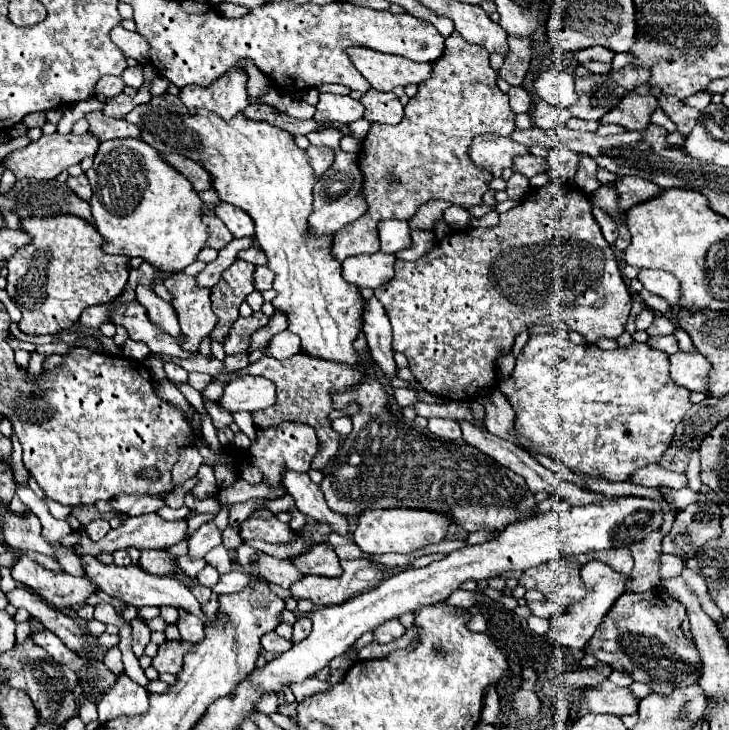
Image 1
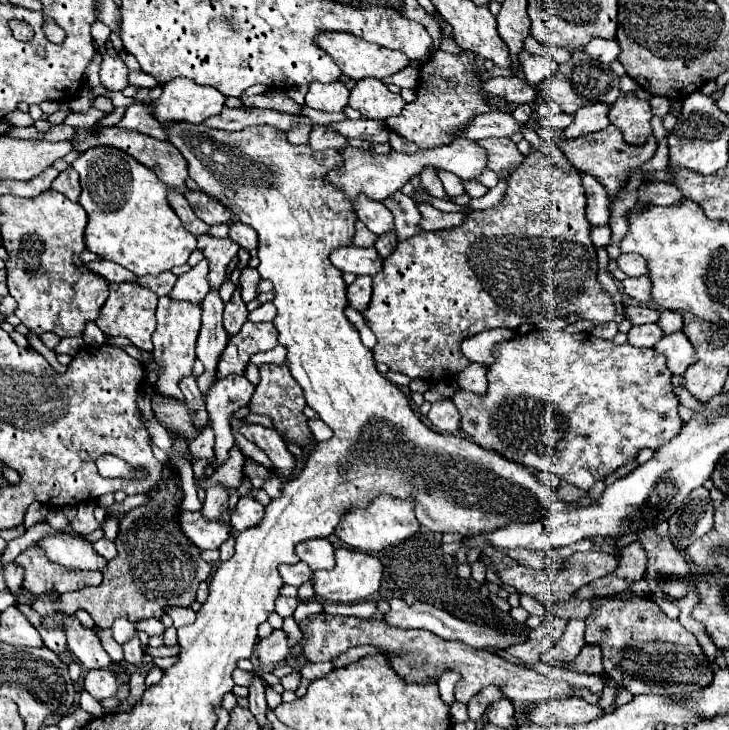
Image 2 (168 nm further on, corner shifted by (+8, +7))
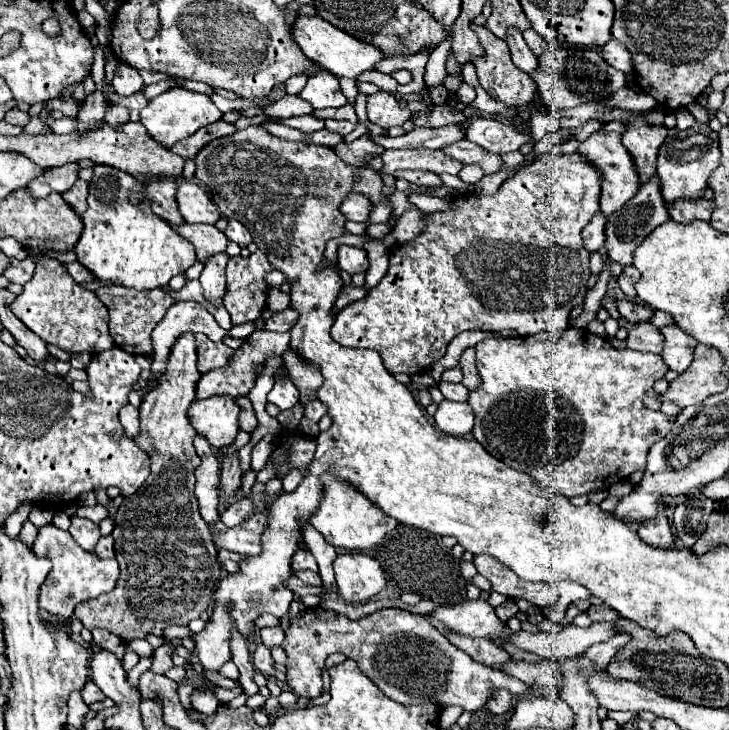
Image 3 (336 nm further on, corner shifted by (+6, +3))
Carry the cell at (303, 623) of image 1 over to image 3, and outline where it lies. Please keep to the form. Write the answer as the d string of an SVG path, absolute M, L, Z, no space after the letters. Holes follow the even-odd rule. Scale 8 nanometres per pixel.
M258 644L254 650L254 658L252 658L254 666L264 674L264 676L274 676L276 668L274 668L274 660L270 654L270 648L266 648L264 644Z

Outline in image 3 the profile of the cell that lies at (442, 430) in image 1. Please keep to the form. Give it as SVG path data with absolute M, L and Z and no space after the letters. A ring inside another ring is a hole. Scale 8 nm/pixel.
M442 400L434 414L436 426L450 436L466 436L474 426L474 412L468 402Z

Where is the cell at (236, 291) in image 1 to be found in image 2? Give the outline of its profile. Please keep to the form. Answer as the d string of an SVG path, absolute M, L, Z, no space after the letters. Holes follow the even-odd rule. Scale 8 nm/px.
M210 234L196 236L196 240L198 240L200 252L204 254L204 258L210 264L210 274L208 274L210 286L212 288L220 288L224 278L226 278L224 270L226 270L228 262L238 254L240 246L234 240L230 240L230 238L214 238Z

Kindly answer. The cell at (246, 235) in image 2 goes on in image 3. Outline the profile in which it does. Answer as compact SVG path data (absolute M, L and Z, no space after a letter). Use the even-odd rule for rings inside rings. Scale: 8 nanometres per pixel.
M228 220L228 228L224 230L224 234L228 236L228 240L236 242L238 246L248 246L252 242L248 228L244 224L240 224L238 220Z

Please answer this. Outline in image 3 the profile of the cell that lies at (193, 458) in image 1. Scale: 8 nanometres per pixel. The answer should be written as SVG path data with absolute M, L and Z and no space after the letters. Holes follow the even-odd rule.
M220 252L220 254L206 260L204 270L200 274L200 284L202 284L202 290L204 290L204 298L214 308L222 306L222 296L226 292L226 262L228 262L228 254Z

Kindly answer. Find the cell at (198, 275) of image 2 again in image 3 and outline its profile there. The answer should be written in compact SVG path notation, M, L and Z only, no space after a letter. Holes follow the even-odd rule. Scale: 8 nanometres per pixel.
M186 300L186 302L174 302L168 310L166 310L166 316L160 320L160 324L154 328L152 332L152 342L154 342L154 354L152 354L152 374L154 374L154 380L148 382L148 388L154 388L156 382L158 382L158 376L164 372L166 368L166 360L168 360L168 352L172 348L172 344L176 342L176 338L184 332L204 332L212 342L222 342L224 336L232 336L232 338L238 338L238 340L244 340L250 336L250 332L254 332L254 322L246 322L242 326L236 326L236 330L222 330L214 316L198 302L194 300Z

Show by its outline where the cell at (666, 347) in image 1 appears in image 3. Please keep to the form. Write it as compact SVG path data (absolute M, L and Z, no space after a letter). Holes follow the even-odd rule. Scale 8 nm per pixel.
M644 322L644 324L634 324L628 332L626 338L626 346L632 350L640 350L640 352L654 352L660 354L664 340L662 340L662 332L658 328L654 328L654 324Z

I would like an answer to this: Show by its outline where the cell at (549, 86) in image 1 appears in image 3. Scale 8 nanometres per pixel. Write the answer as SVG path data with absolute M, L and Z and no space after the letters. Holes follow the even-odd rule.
M510 28L508 32L510 32L510 36L508 36L506 42L508 42L510 52L512 52L512 62L514 62L520 70L524 70L524 72L528 72L528 74L536 72L536 70L538 70L538 58L534 56L534 52L532 52L532 50L528 48L528 44L524 42L522 32L516 30L516 28Z

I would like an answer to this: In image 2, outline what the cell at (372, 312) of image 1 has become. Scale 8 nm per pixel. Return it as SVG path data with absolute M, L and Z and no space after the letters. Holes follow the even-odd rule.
M356 276L356 280L348 286L348 302L358 312L364 312L372 296L372 276Z

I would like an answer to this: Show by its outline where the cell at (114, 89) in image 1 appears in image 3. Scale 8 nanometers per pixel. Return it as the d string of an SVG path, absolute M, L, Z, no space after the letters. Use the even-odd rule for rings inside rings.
M118 62L116 70L114 70L114 78L112 78L112 88L120 96L132 96L142 86L144 86L144 82L142 82L138 70L130 68L130 64L126 64L126 62Z

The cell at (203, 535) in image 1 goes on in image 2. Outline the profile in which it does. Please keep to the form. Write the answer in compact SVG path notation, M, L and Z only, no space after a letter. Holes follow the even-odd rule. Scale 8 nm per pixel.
M216 484L212 488L206 490L206 498L204 498L204 508L202 508L202 516L208 520L218 520L222 518L222 514L228 510L228 488L222 484Z

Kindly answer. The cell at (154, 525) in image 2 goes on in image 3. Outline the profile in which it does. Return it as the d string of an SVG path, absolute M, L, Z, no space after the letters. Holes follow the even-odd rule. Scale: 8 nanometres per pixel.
M184 332L174 348L170 350L166 372L158 378L158 386L150 390L140 406L140 434L134 438L138 446L150 454L152 458L152 474L142 484L142 488L124 498L118 514L114 518L116 526L112 532L116 546L116 560L120 562L120 578L112 592L102 594L94 600L78 604L74 610L76 620L84 624L84 628L106 628L108 632L120 636L124 642L130 638L144 638L148 632L162 636L164 628L170 624L188 624L208 608L212 602L212 592L216 588L216 580L222 576L222 568L216 560L216 548L210 540L210 528L202 520L198 512L198 502L194 496L196 476L194 470L200 466L200 456L196 454L192 440L196 436L194 426L190 424L188 408L196 400L196 382L200 380L200 372L196 368L196 342L192 332Z

